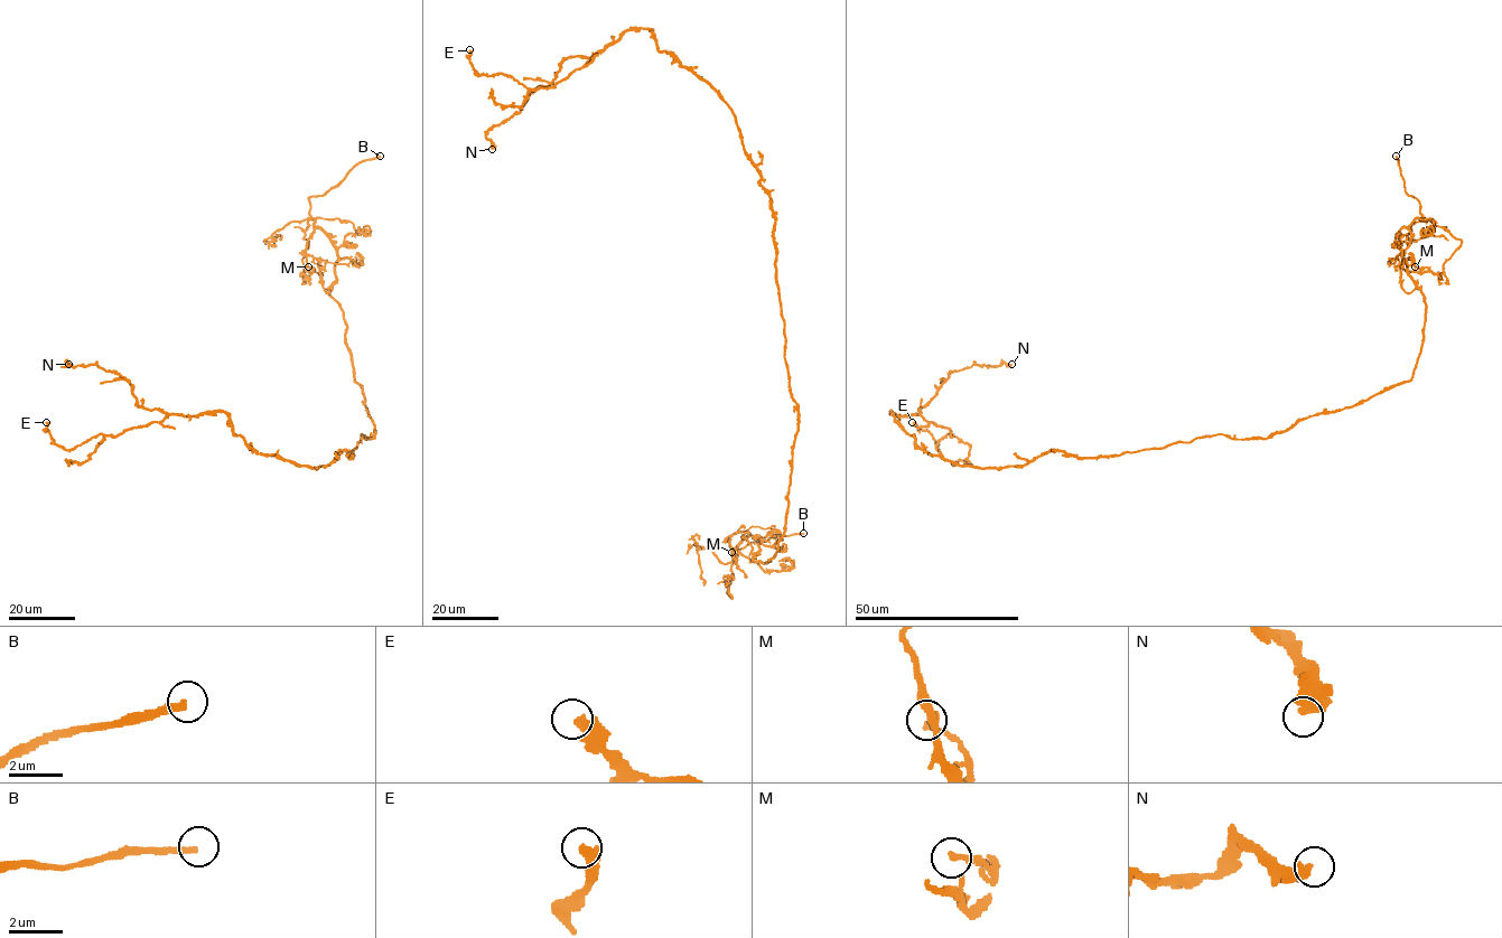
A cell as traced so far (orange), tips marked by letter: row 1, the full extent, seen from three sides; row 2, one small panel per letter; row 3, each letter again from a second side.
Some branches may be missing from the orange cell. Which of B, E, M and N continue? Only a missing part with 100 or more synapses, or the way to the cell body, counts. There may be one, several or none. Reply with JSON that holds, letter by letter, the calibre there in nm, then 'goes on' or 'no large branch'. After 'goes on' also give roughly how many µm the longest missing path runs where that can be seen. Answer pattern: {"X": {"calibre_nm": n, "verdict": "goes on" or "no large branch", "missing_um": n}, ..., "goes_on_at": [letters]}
{"B": {"calibre_nm": 240, "verdict": "goes on", "missing_um": 20}, "E": {"calibre_nm": 420, "verdict": "no large branch"}, "M": {"calibre_nm": 220, "verdict": "no large branch"}, "N": {"calibre_nm": 280, "verdict": "no large branch"}, "goes_on_at": ["B"]}

